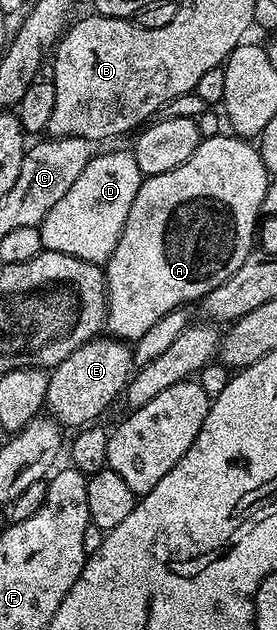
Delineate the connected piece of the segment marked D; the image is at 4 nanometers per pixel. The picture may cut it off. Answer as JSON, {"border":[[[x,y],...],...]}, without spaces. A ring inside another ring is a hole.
{"border":[[[131,151],[93,155],[70,190],[51,207],[39,224],[44,248],[103,265],[110,258],[126,226],[126,218],[130,214],[130,206],[134,206],[134,194],[138,194],[141,179],[138,162]]]}

